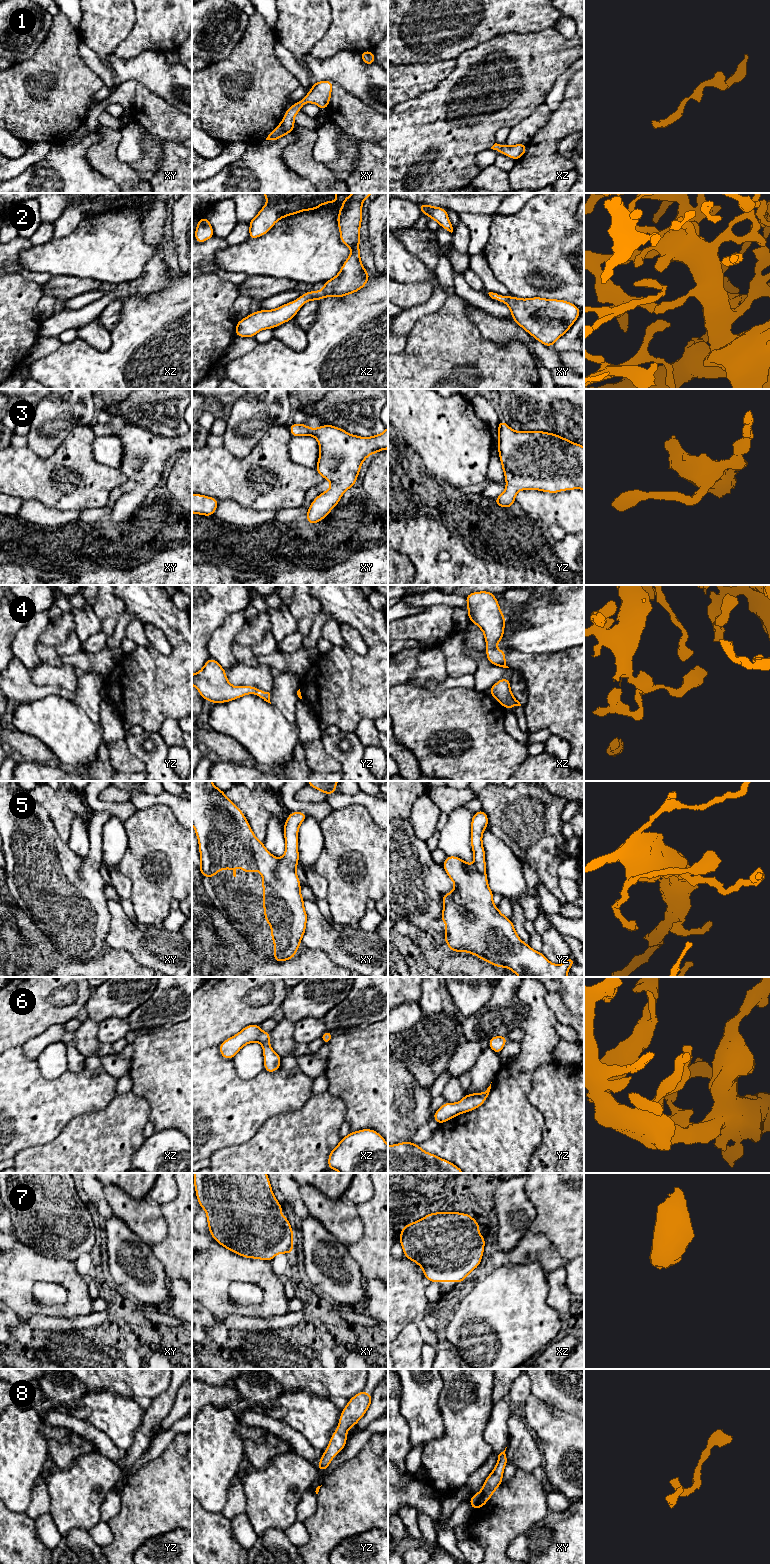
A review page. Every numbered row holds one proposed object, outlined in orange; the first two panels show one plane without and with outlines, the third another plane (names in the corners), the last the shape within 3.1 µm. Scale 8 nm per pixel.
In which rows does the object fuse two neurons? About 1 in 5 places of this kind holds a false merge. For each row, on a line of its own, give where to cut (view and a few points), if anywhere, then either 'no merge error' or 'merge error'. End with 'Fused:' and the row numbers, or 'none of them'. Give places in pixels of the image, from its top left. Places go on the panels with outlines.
1: no cut | no merge error
2: no cut | no merge error
3: no cut | no merge error
4: no cut | no merge error
5: no cut | no merge error
6: no cut | no merge error
7: no cut | no merge error
8: no cut | no merge error
Fused: none of them

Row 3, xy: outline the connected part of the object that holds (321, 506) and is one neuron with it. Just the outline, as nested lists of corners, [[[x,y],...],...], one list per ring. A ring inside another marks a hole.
[[[292,423],[290,425],[290,433],[292,437],[311,435],[317,439],[320,448],[320,455],[315,470],[324,479],[331,482],[331,487],[317,496],[311,503],[306,513],[307,524],[315,524],[325,519],[330,511],[339,503],[343,493],[354,486],[362,462],[371,454],[388,449],[388,426],[383,433],[367,438],[351,435],[339,427],[329,424],[318,428],[309,428],[304,423]]]

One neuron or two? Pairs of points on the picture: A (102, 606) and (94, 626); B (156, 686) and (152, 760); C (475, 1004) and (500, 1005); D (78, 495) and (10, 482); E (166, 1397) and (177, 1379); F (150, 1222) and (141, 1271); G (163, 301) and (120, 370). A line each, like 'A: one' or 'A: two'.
A: two
B: two
C: two
D: one
E: one
F: two
G: one

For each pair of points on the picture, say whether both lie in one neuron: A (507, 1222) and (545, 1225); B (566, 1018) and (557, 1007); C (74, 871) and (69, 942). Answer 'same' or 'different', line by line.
A: different
B: same
C: same

